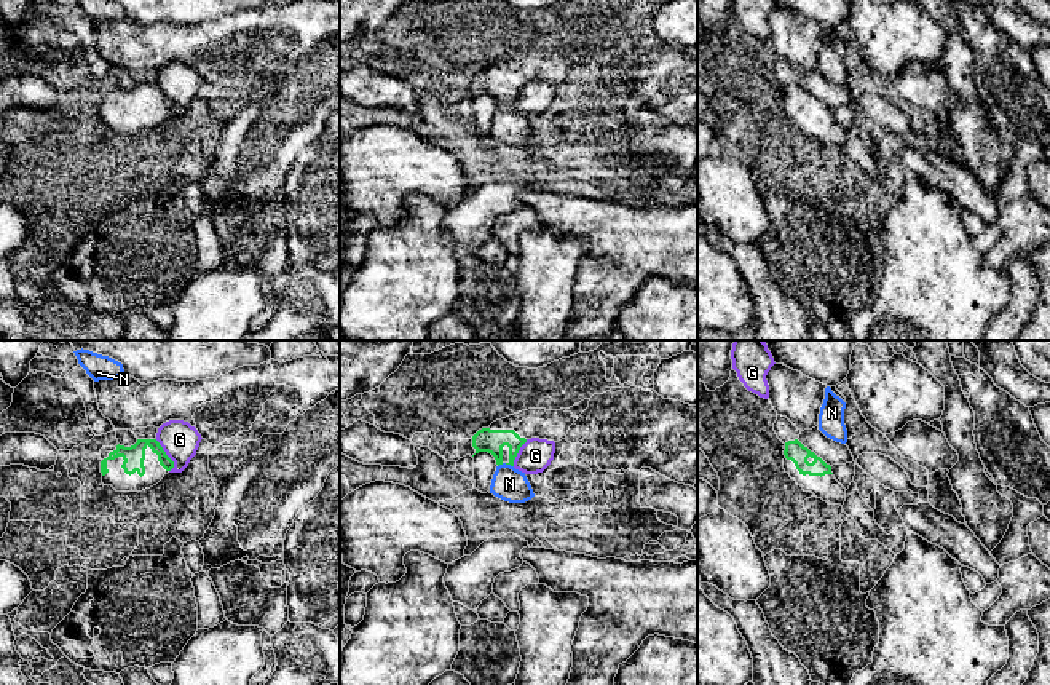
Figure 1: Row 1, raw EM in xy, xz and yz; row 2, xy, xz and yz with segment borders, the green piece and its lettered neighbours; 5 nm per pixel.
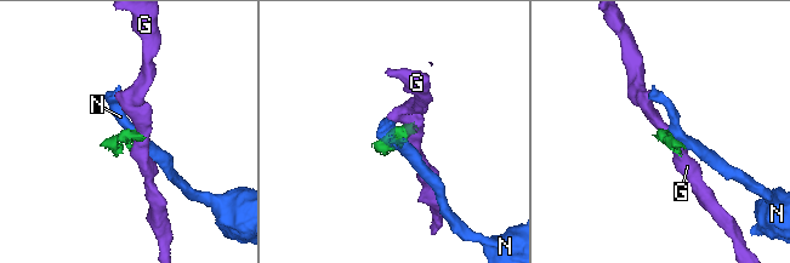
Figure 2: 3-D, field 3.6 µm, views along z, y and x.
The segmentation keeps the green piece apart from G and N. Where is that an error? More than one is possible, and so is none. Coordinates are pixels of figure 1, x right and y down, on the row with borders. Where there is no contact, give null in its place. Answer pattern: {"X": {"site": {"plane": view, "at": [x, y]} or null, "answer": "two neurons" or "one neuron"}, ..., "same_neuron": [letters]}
{"G": {"site": {"plane": "xy", "at": [166, 455]}, "answer": "two neurons"}, "N": {"site": {"plane": "xz", "at": [506, 463]}, "answer": "two neurons"}, "same_neuron": []}

